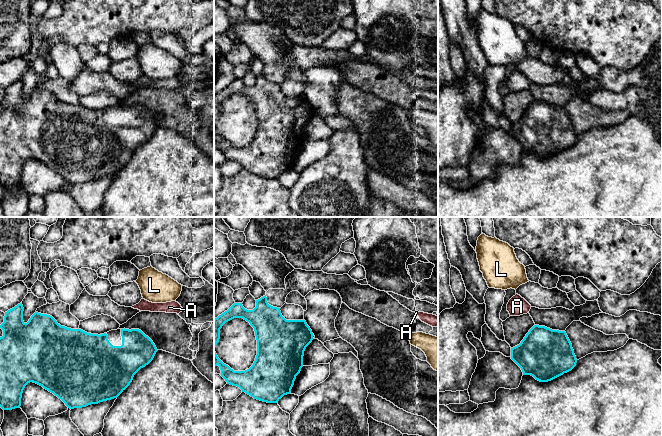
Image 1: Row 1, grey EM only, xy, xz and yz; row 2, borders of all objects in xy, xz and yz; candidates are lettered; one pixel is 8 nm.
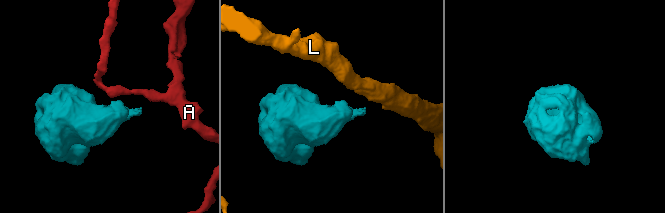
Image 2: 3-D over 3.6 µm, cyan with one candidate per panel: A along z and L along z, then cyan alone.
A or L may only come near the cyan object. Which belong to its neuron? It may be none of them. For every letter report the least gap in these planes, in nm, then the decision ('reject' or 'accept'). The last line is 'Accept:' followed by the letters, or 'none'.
A: 110 nm | reject
L: 240 nm | reject
Accept: none

